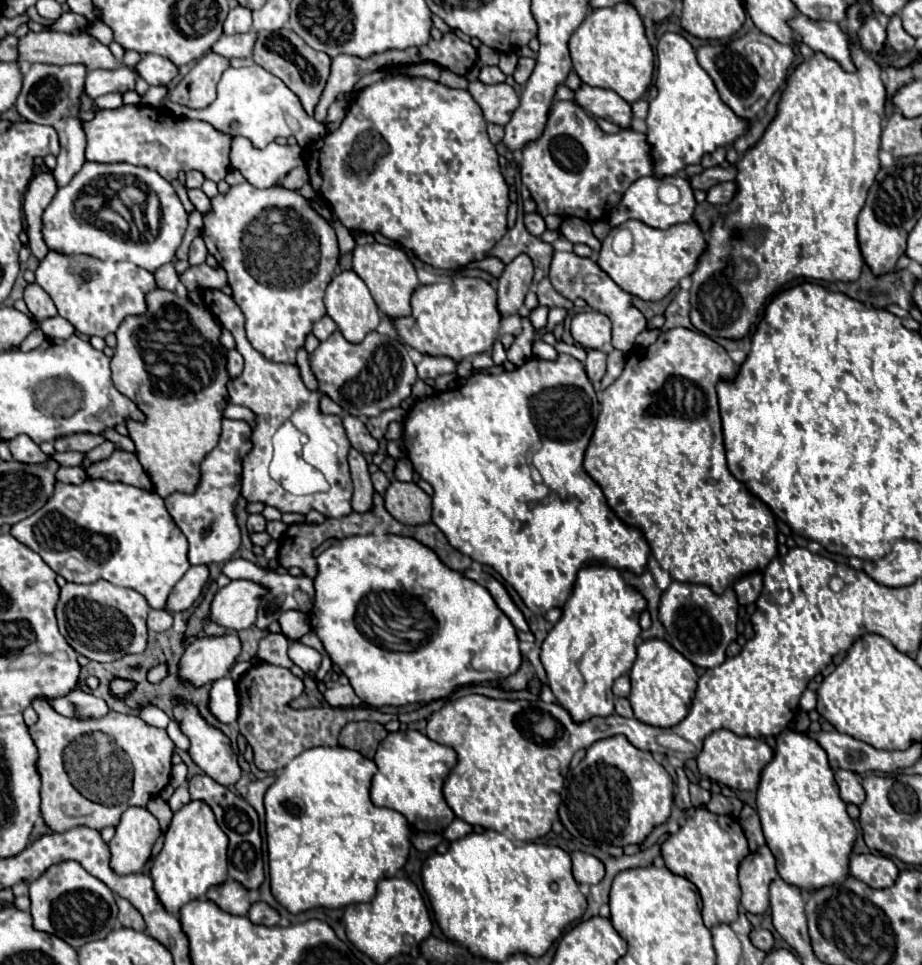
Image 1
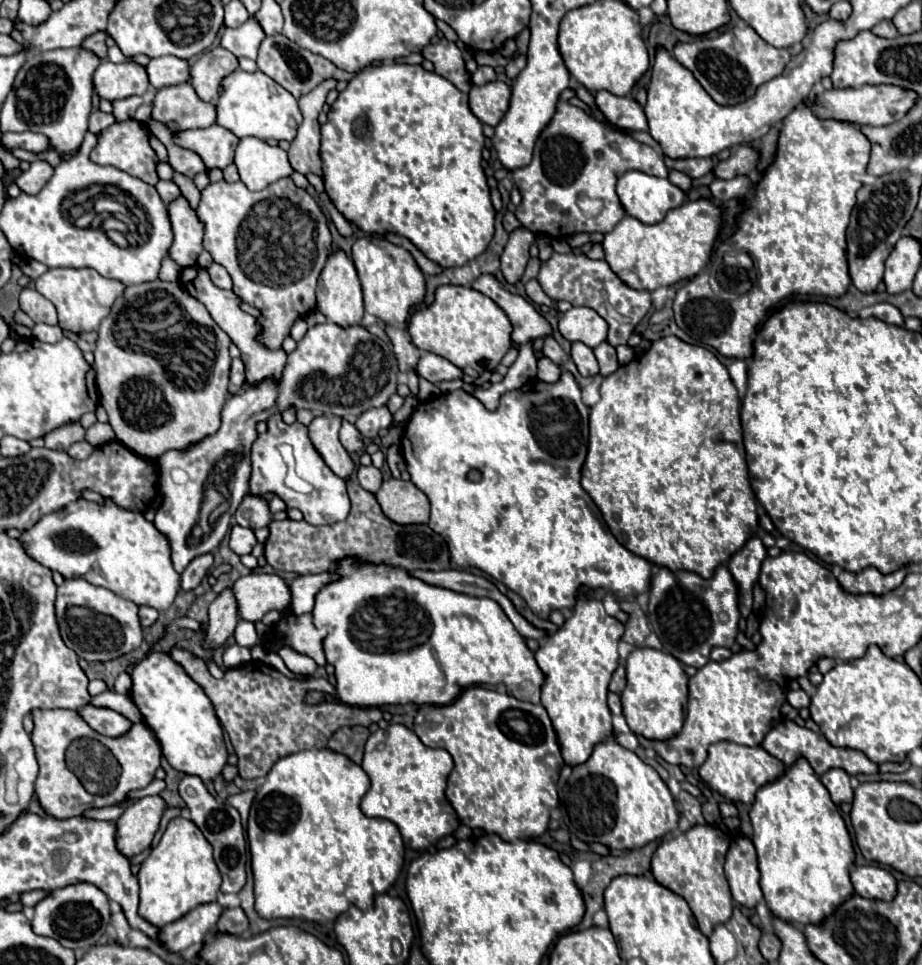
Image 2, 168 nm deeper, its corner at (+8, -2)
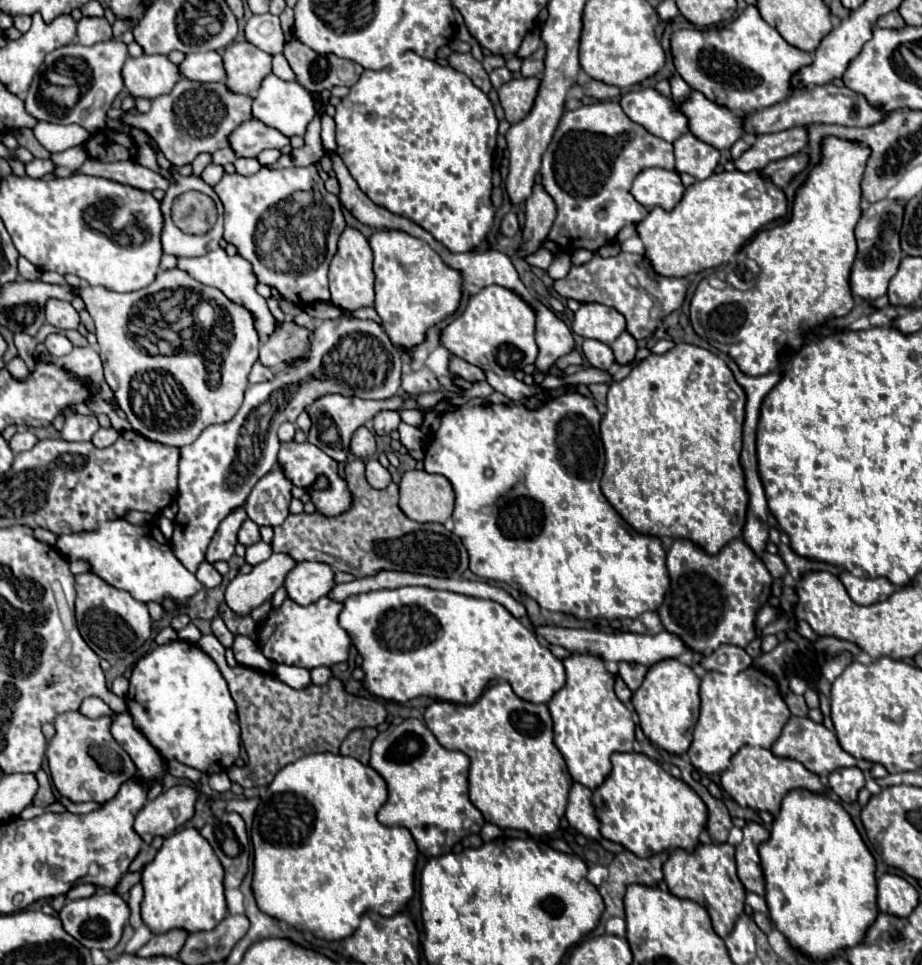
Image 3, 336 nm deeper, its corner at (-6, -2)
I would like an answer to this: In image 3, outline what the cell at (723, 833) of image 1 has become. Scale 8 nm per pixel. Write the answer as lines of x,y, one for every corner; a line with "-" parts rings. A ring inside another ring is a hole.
708,843
708,845
698,845
692,853
684,849
674,849
670,857
664,863
664,881
676,897
696,901
702,905
714,925
714,931
724,939
736,919
744,911
744,899
746,899
746,889
740,883
736,875
736,861
734,861
734,845
730,843

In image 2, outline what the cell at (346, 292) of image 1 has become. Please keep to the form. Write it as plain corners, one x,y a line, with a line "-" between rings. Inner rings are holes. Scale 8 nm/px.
342,249
330,253
330,257
328,257
328,261
326,261
326,265
324,265
322,273
320,273
320,279
318,279
316,299
318,299
318,311
322,311
328,321
332,321
332,323
336,323
340,327
362,323
364,305
362,305
360,279
358,279
354,261

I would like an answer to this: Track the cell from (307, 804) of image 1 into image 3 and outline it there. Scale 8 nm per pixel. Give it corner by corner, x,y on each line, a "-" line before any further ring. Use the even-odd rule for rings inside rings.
314,753
306,755
278,771
274,781
262,791
260,795
260,805
256,809
256,817
252,823
252,845
254,845
254,897
258,901
258,909
262,909
266,915
286,921
294,925
296,929
302,931
312,931
318,937
324,939
344,939
354,929
360,925
360,915
366,909
374,909
384,917
390,917
398,913
414,895
414,869
416,869
416,857
418,857
418,847
414,843
412,833
406,827
386,827
376,819
378,809
386,803
388,791
386,791
386,781
380,777
378,771
374,771
370,765
362,765
354,757
344,757
344,755
332,755
332,753

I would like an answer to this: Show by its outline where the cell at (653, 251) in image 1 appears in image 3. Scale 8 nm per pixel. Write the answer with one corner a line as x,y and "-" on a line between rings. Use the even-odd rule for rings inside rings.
722,171
688,187
682,201
672,211
666,213
654,207
648,217
636,225
636,231
646,247
644,257
650,261
656,275
688,277
690,273
728,263
760,227
776,217
784,217
786,211
784,193
758,173

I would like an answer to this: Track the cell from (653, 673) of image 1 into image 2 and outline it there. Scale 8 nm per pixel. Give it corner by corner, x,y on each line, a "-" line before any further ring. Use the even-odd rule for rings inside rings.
638,647
626,661
626,689
622,691
622,713
628,727
650,741
666,741
680,733
684,725
684,703
688,699
688,675
682,663
672,655
656,649
-
654,703
654,709
650,707

